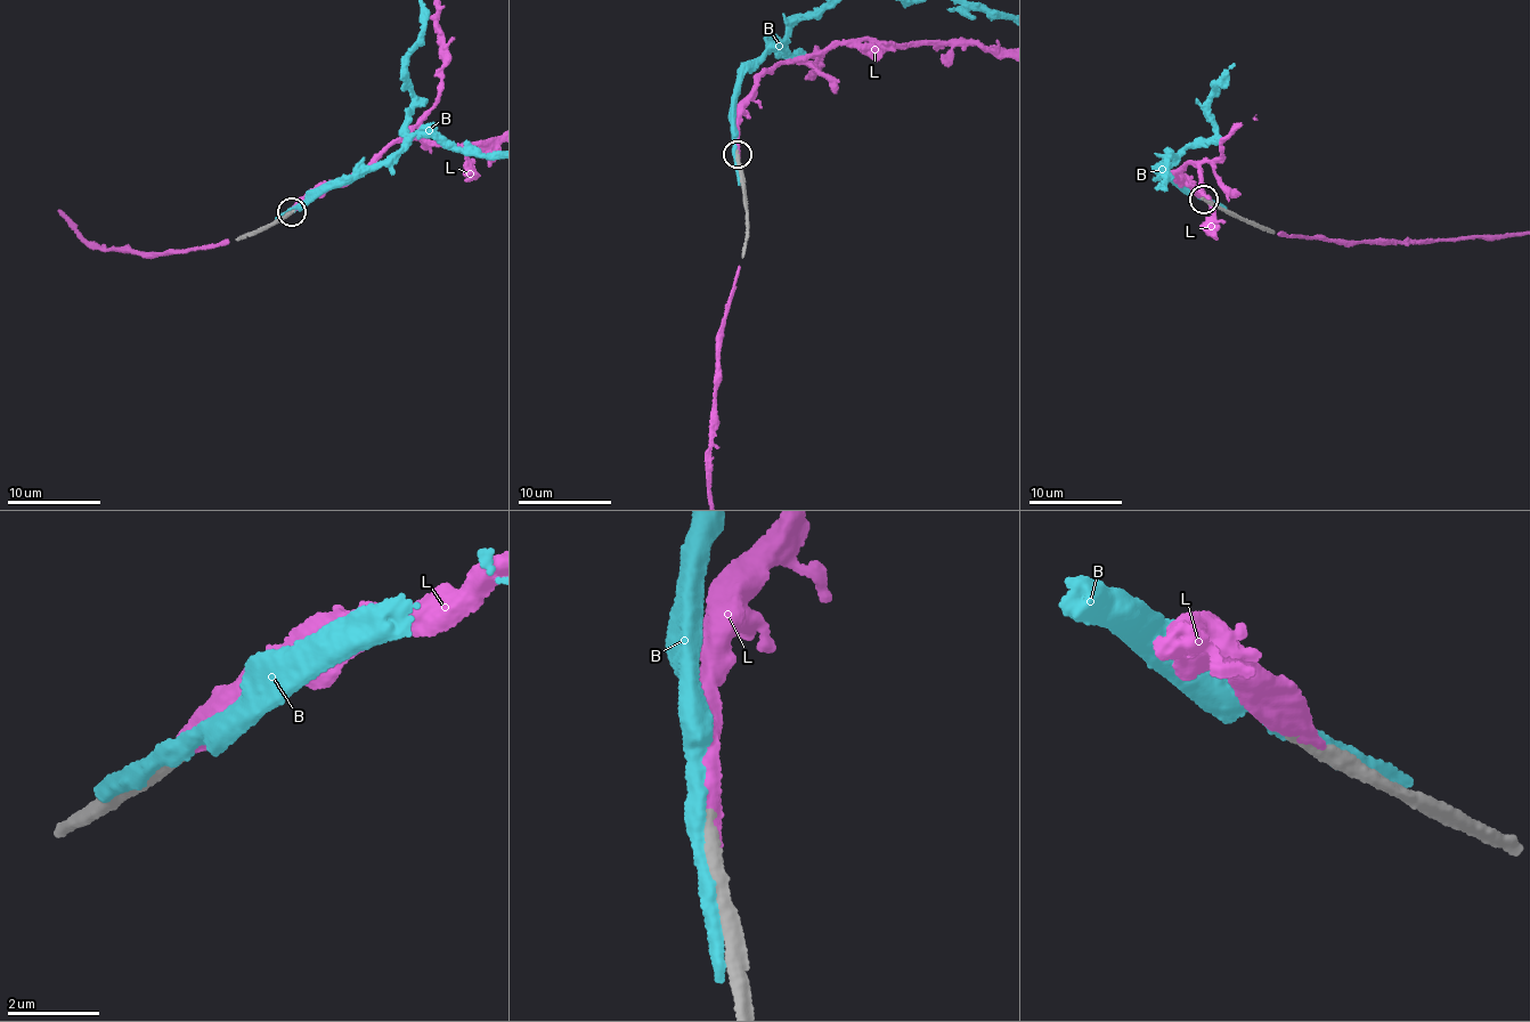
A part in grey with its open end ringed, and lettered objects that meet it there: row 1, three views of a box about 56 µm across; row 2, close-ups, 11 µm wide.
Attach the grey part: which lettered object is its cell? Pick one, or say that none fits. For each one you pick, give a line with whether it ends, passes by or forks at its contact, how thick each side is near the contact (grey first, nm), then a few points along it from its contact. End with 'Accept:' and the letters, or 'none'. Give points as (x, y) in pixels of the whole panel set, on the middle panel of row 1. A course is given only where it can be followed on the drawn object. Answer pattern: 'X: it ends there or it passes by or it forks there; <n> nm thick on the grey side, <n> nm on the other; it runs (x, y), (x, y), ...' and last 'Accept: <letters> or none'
L: it ends there; 360 nm thick on the grey side, 420 nm on the other
Accept: L

